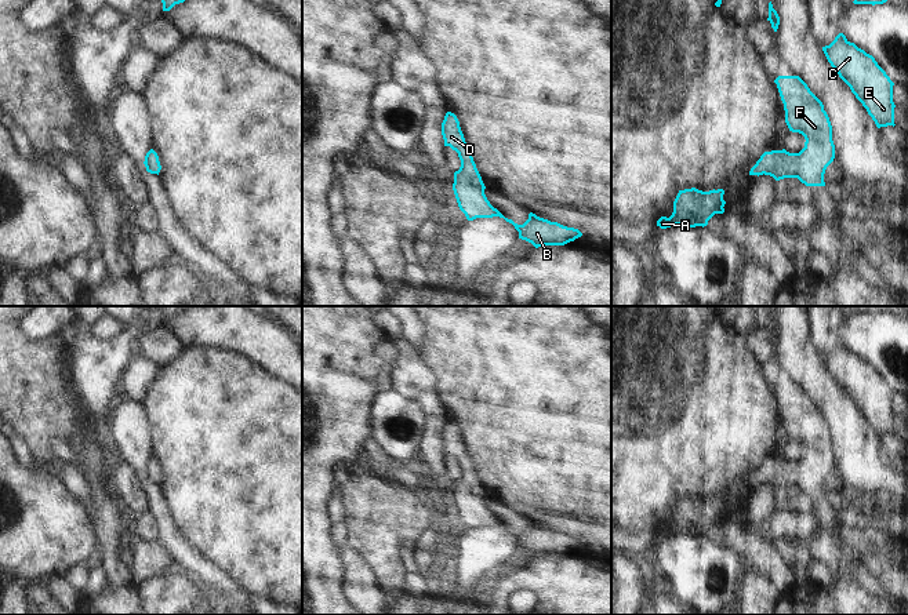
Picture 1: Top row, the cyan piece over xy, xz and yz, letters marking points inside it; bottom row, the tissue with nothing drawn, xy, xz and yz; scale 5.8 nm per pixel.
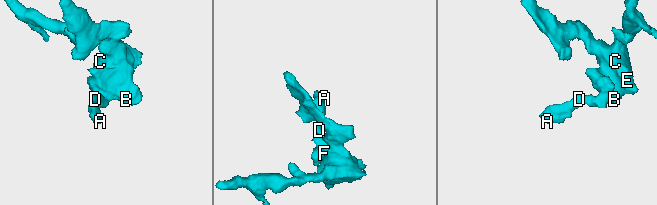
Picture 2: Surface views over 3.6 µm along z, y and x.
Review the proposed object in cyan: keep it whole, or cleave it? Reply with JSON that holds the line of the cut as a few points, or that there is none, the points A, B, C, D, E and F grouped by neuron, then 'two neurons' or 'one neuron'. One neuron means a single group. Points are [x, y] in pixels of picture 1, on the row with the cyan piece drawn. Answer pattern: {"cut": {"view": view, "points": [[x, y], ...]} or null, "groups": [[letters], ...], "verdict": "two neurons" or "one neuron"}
{"cut": null, "groups": [["A", "B", "C", "D", "E", "F"]], "verdict": "one neuron"}

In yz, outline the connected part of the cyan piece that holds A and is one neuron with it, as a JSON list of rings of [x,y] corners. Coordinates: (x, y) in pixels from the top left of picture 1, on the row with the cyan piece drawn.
[[[695,188],[679,190],[673,201],[673,212],[669,218],[661,216],[657,226],[667,229],[675,225],[695,228],[707,226],[715,214],[724,212],[724,190],[702,192]]]

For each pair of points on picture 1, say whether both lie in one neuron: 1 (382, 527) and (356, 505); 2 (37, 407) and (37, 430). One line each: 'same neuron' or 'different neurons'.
1: same neuron
2: same neuron

